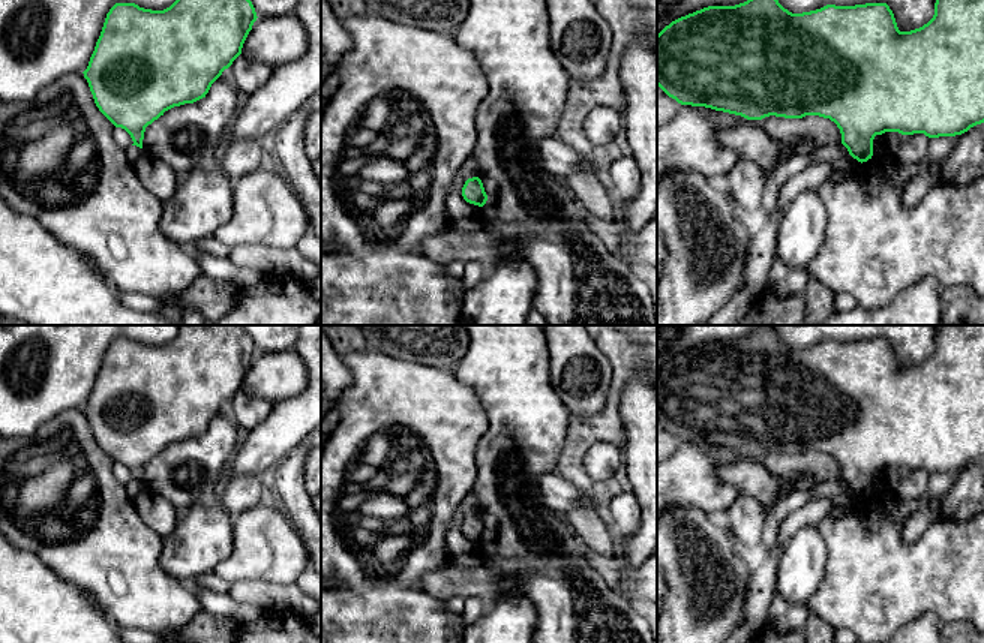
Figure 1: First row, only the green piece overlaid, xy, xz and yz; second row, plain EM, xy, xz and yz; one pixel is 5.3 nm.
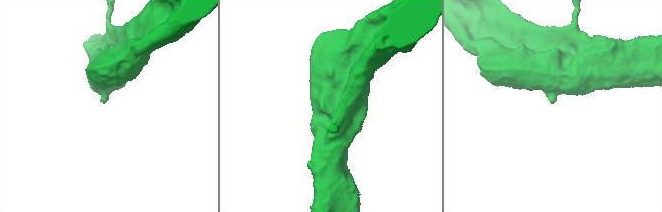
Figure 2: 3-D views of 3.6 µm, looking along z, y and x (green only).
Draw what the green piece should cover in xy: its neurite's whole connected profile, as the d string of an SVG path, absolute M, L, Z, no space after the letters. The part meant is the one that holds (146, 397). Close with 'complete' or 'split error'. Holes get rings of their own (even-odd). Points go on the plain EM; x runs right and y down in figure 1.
M180 325L177 336L164 346L140 343L135 339L116 339L106 349L100 372L82 408L99 447L124 465L134 480L124 486L130 501L142 486L144 468L165 447L194 439L208 429L212 420L242 390L243 379L256 357L252 337L243 325Z; split error

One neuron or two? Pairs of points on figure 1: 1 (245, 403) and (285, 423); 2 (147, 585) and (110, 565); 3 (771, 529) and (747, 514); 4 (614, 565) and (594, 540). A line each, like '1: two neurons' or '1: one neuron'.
1: two neurons
2: one neuron
3: two neurons
4: two neurons

